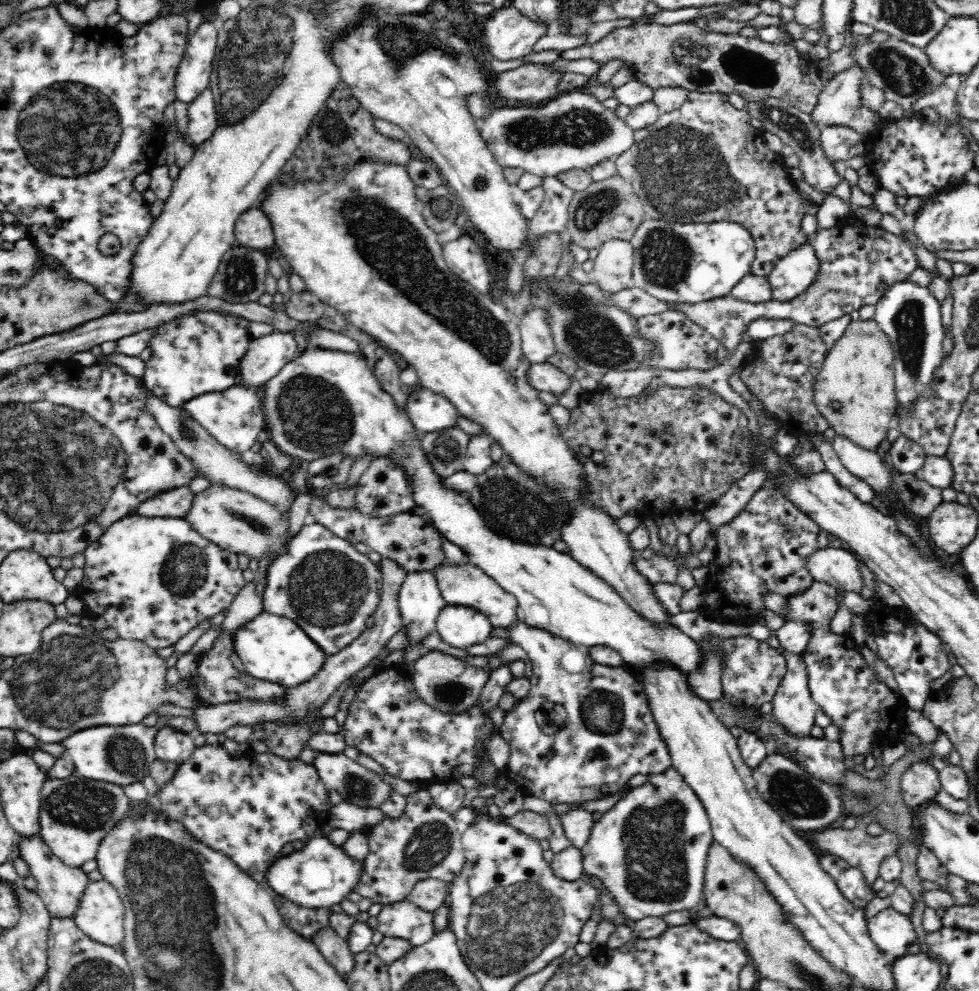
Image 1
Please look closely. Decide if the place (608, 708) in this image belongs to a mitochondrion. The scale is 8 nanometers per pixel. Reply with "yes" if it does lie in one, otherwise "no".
yes

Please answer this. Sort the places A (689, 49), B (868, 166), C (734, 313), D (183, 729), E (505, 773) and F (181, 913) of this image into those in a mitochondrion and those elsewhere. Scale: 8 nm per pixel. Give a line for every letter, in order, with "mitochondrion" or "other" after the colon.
A: mitochondrion
B: other
C: mitochondrion
D: other
E: other
F: mitochondrion

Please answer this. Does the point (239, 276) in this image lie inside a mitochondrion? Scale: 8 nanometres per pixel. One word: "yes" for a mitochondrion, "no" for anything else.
yes

